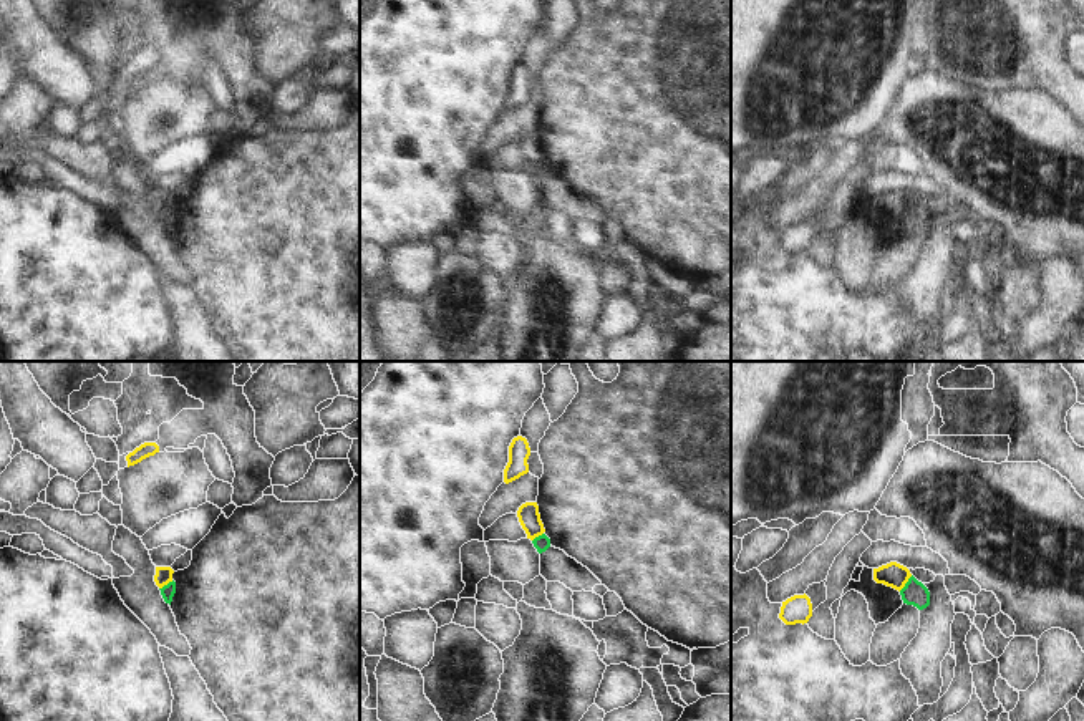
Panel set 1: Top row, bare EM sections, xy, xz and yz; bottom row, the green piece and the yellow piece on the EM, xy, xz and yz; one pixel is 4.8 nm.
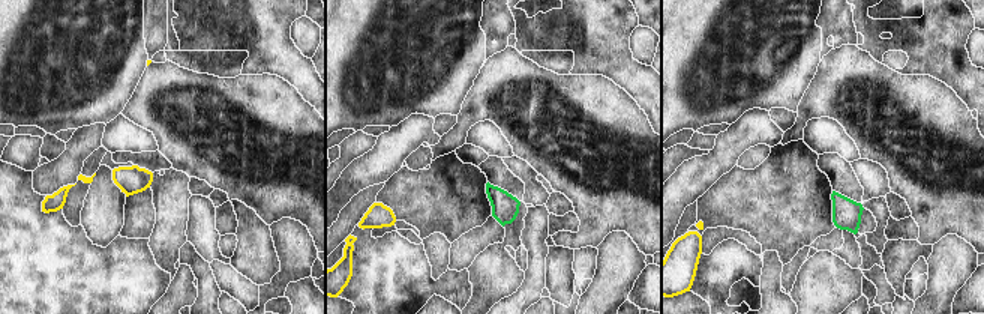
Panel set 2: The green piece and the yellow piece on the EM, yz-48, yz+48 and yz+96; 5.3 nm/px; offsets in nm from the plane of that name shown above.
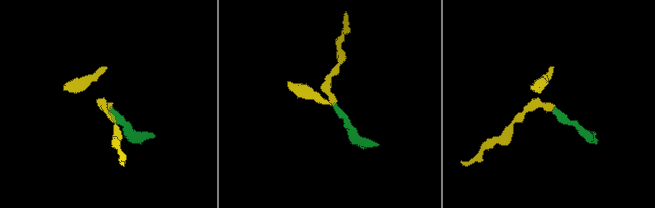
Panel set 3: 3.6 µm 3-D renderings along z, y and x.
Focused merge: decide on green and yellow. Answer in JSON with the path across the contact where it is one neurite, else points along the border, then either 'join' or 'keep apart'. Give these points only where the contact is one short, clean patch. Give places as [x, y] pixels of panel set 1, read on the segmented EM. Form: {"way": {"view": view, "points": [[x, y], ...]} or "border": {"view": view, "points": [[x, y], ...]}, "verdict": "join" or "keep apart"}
{"border": {"view": "yz", "points": [[912, 575], [899, 590]]}, "verdict": "keep apart"}

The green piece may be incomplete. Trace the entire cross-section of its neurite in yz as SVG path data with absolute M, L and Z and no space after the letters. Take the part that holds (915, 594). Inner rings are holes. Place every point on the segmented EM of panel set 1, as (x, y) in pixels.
M913 575L908 578L905 587L900 590L902 600L907 605L913 605L918 610L923 610L930 605L928 588L918 582Z

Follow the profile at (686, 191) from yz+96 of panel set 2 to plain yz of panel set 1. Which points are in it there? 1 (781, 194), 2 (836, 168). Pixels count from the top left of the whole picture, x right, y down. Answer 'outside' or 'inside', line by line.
1: inside
2: outside

